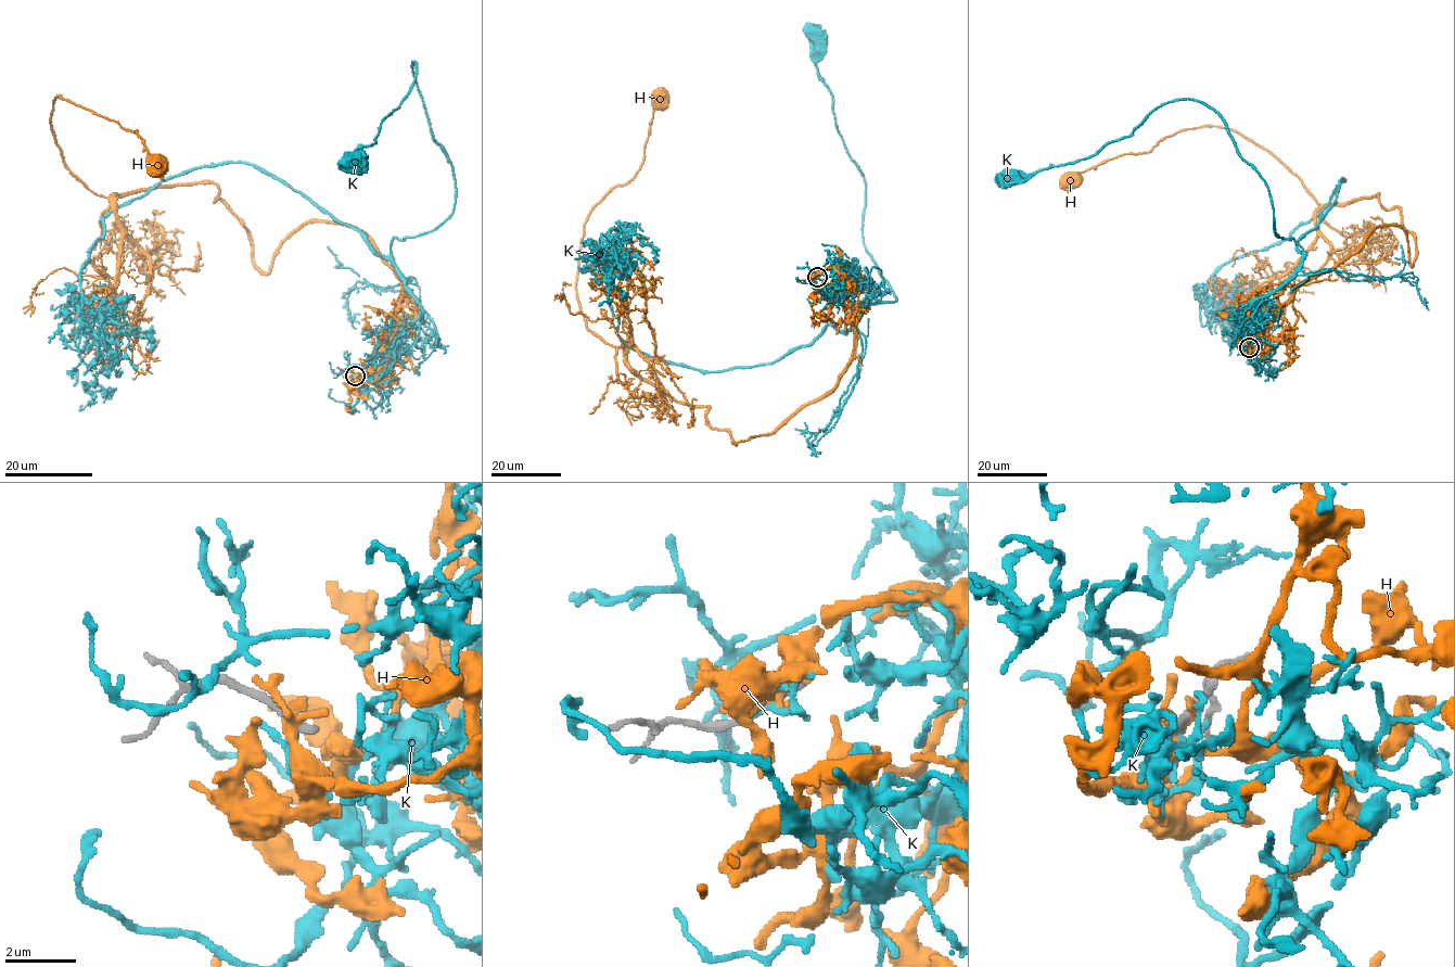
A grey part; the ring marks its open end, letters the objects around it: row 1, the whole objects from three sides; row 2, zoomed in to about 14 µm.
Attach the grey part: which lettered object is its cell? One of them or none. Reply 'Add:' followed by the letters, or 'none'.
Add: K

